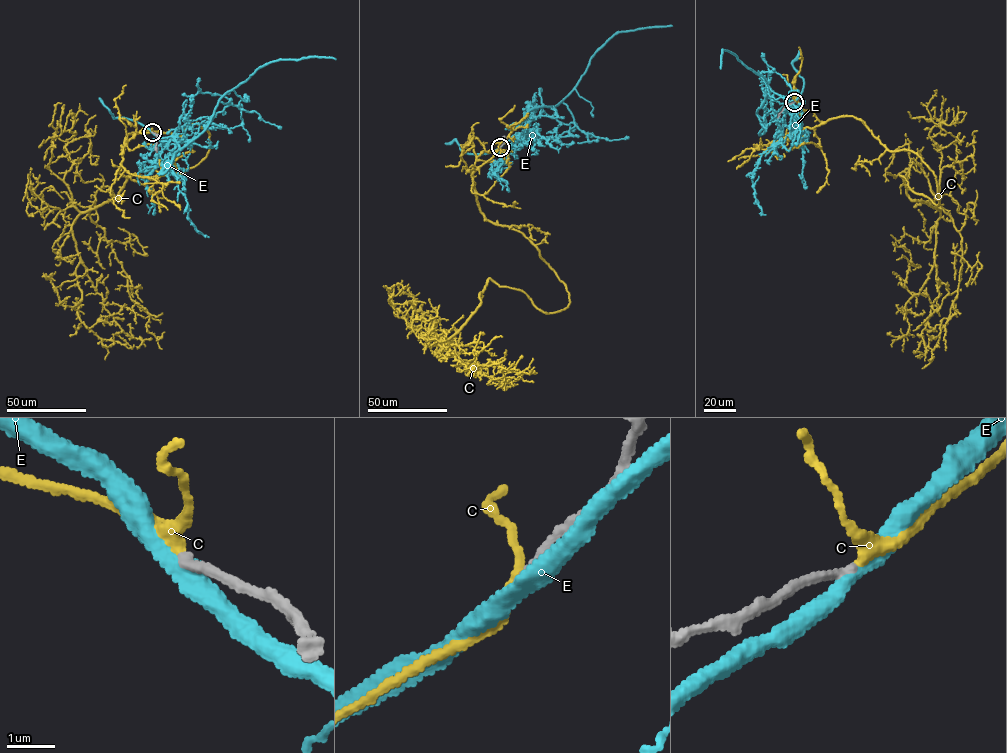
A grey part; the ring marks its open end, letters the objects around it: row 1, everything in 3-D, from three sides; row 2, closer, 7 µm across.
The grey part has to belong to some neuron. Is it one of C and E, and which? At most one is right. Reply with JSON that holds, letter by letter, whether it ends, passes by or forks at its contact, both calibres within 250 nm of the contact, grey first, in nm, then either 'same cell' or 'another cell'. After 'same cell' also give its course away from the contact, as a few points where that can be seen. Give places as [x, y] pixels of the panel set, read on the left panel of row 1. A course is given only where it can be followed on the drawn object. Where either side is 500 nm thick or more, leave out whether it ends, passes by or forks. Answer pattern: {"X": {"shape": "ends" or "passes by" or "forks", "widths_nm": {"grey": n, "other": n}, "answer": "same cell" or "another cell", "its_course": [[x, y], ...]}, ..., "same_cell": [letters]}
{"C": {"shape": "passes by", "widths_nm": {"grey": 180, "other": 260}, "answer": "same cell", "its_course": [[152, 132], [121, 153], [196, 123], [209, 151], [80, 214], [82, 297], [64, 306], [58, 287], [98, 272]]}, "E": {"shape": "passes by", "widths_nm": {"grey": 200, "other": 400}, "answer": "another cell"}, "same_cell": ["C"]}

